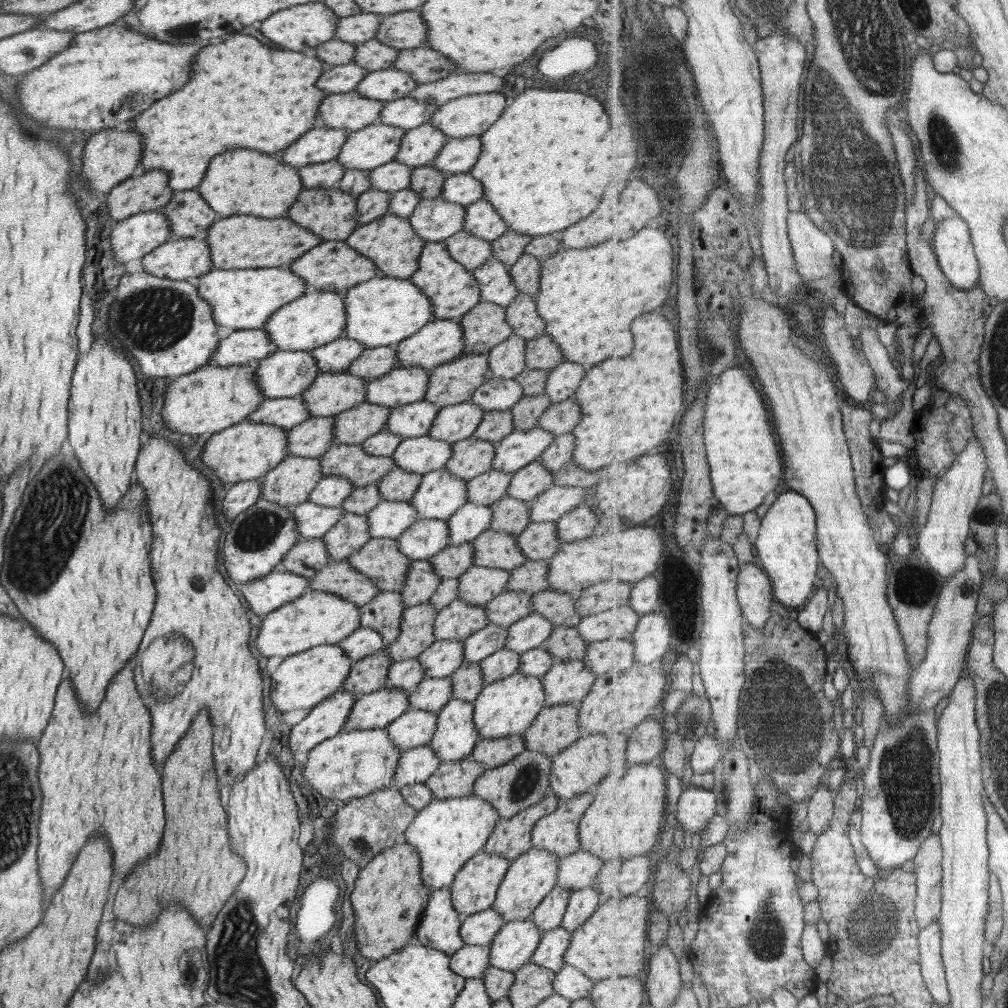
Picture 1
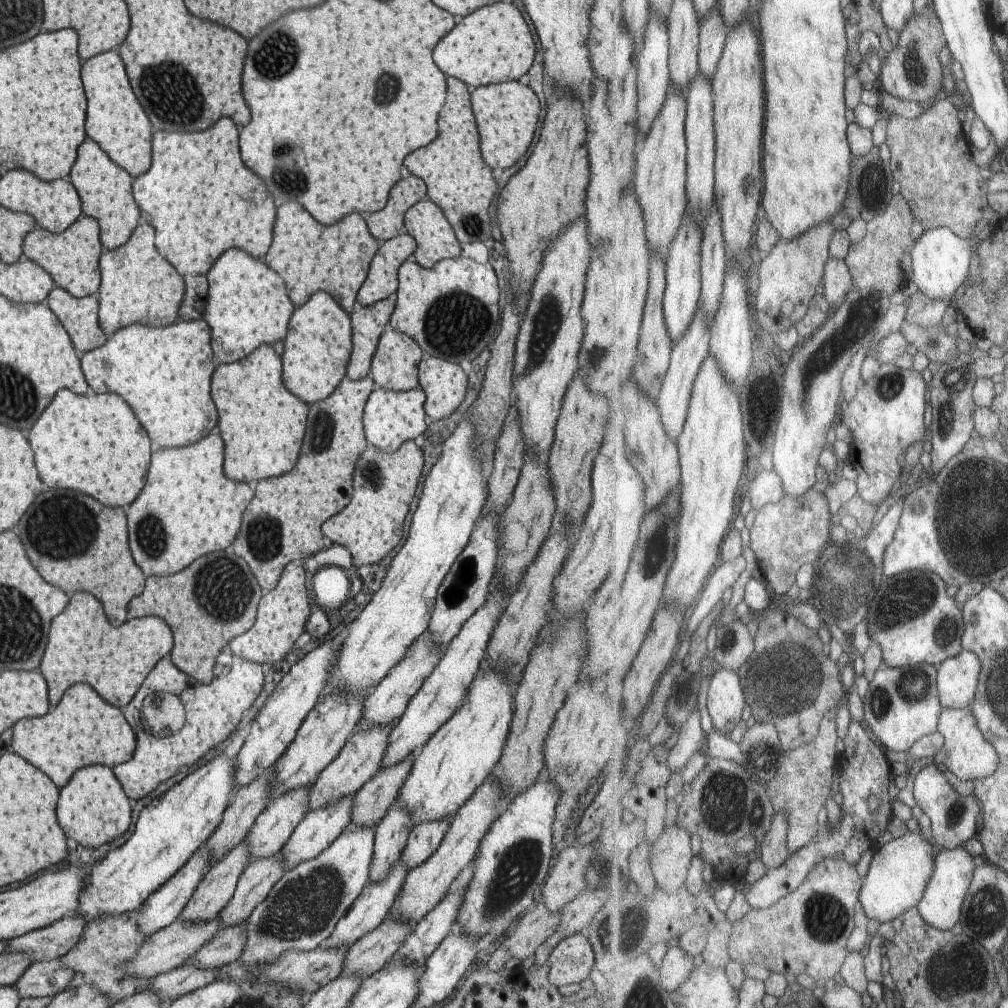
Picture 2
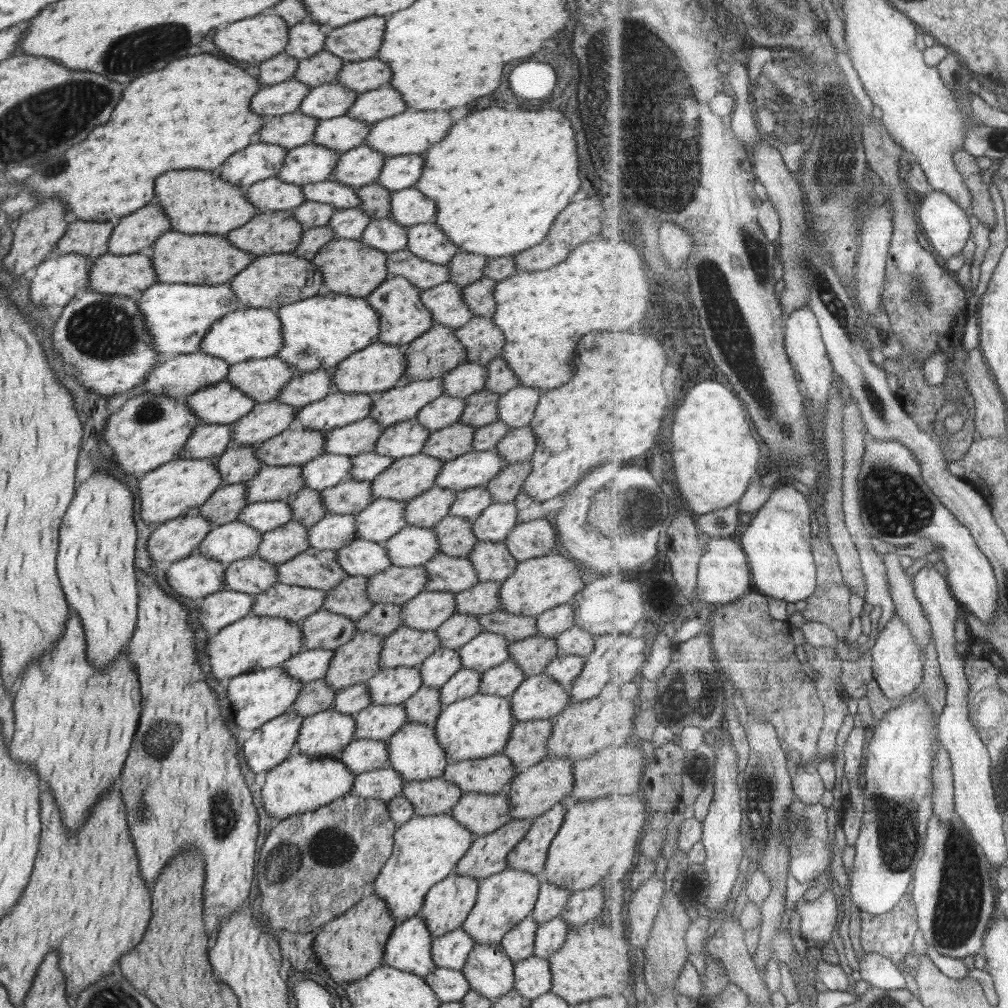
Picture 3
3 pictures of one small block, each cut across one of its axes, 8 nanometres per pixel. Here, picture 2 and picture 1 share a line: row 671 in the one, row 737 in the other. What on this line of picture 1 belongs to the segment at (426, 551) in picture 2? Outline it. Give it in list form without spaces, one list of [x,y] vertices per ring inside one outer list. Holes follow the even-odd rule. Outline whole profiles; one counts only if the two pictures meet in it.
[[[385,728],[341,731],[309,750],[300,776],[307,780],[311,789],[325,798],[337,798],[335,802],[340,804],[389,788],[400,752],[399,747],[391,743]]]

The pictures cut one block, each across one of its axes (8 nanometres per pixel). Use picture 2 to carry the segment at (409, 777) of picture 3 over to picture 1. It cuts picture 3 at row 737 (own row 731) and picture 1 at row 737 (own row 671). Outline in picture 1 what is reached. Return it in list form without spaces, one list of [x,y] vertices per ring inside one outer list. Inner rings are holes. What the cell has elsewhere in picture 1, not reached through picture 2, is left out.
[[[451,699],[436,713],[435,732],[427,747],[440,761],[458,761],[469,757],[479,736],[471,721],[473,705]]]

